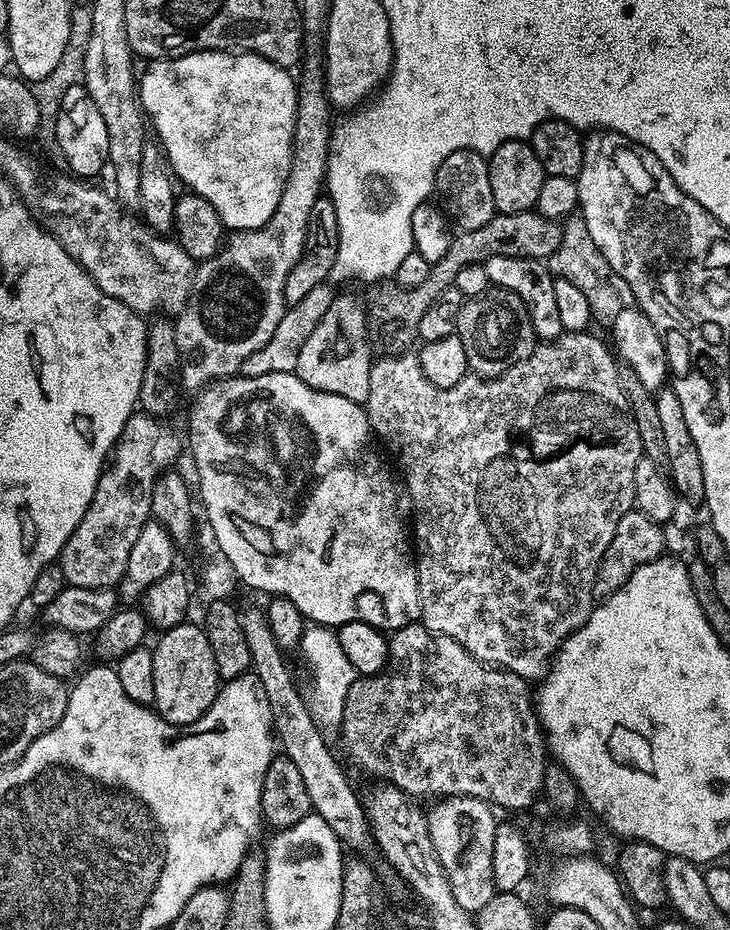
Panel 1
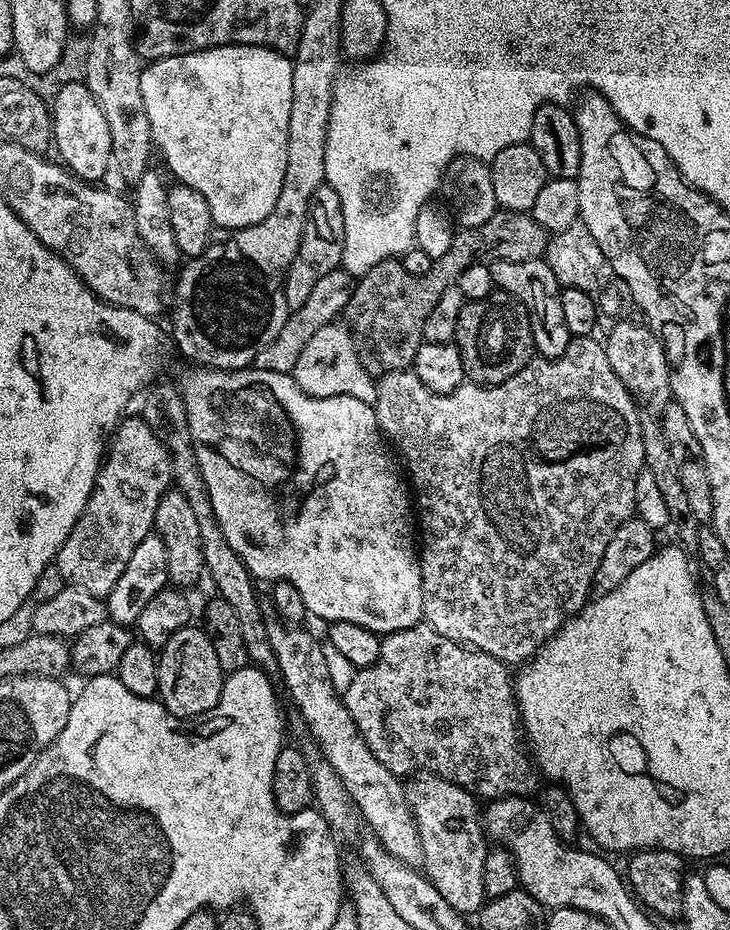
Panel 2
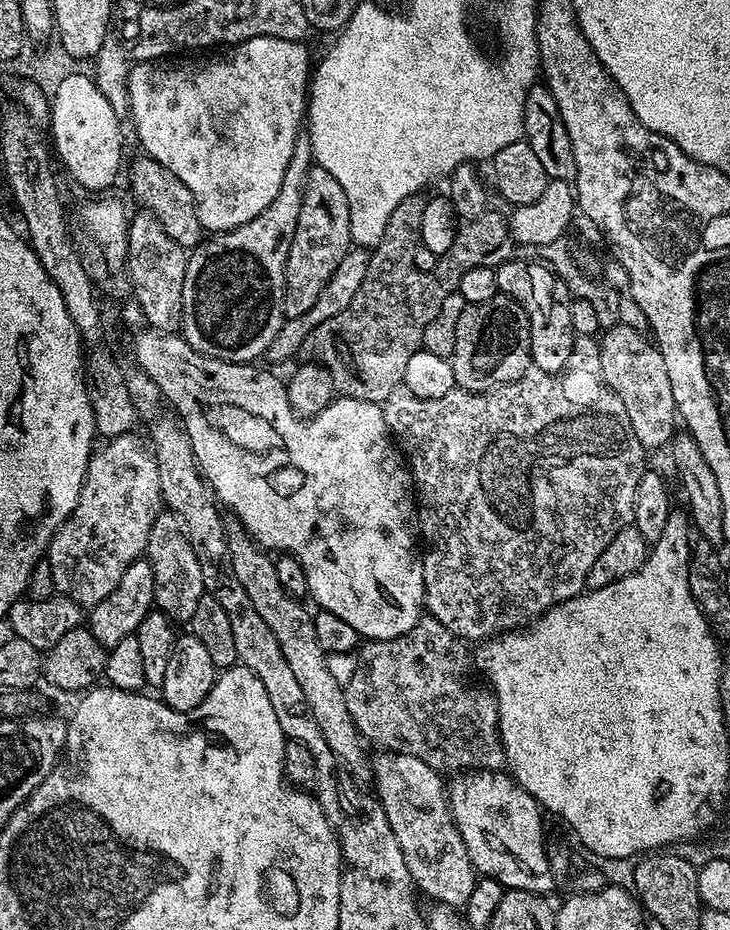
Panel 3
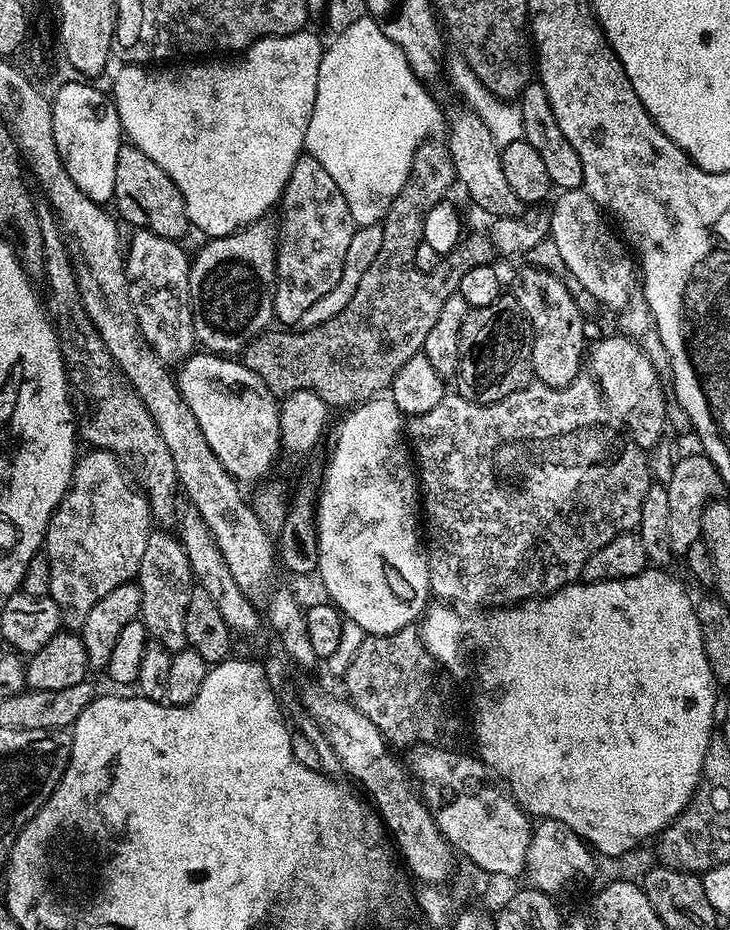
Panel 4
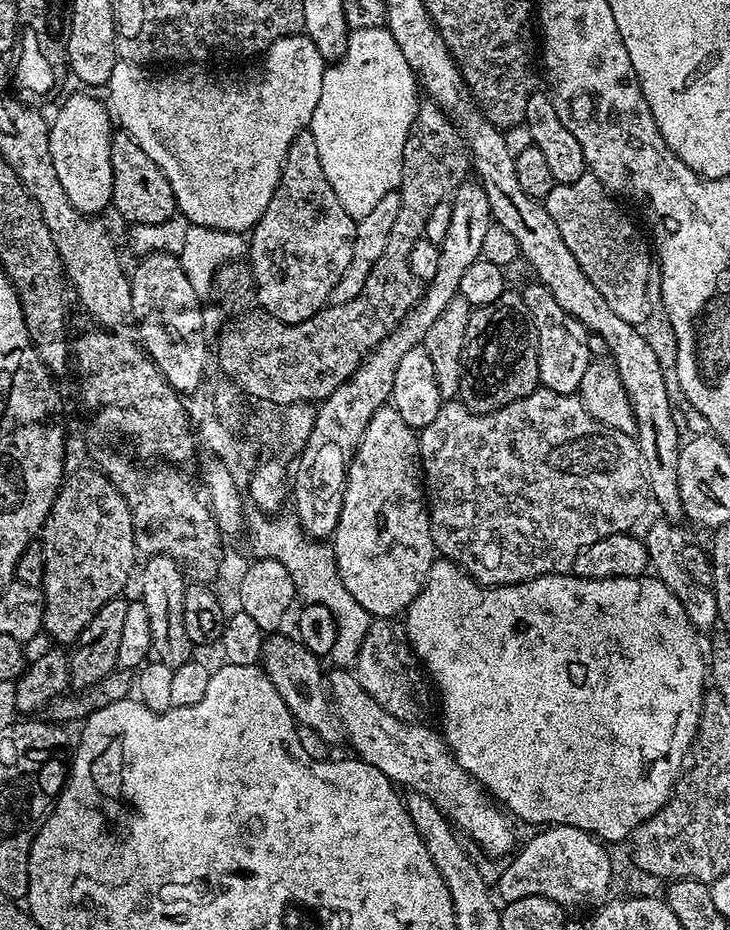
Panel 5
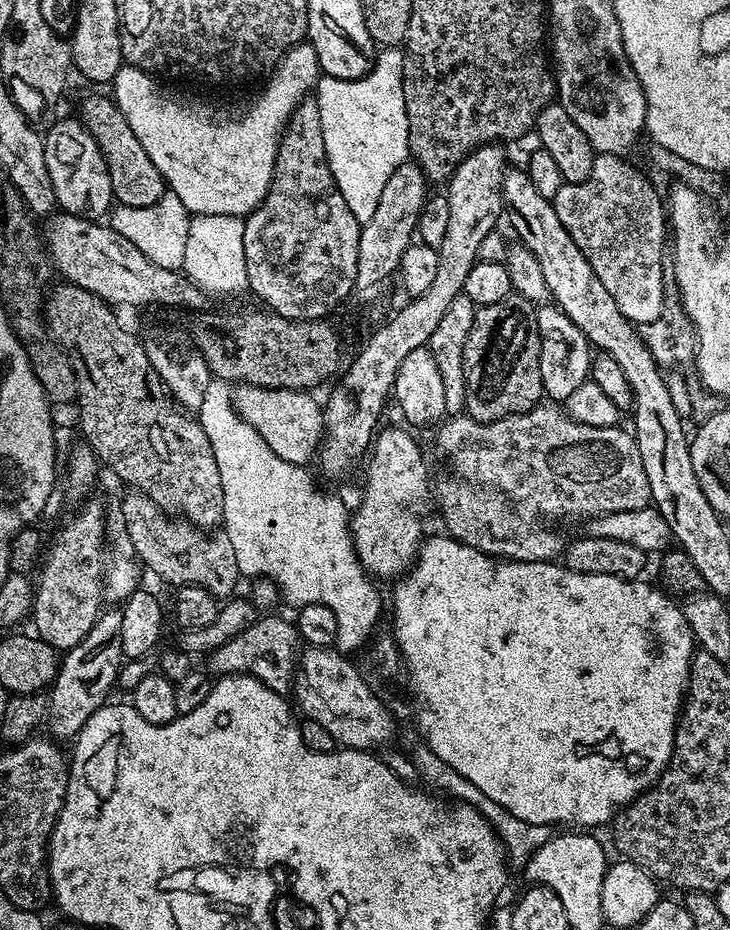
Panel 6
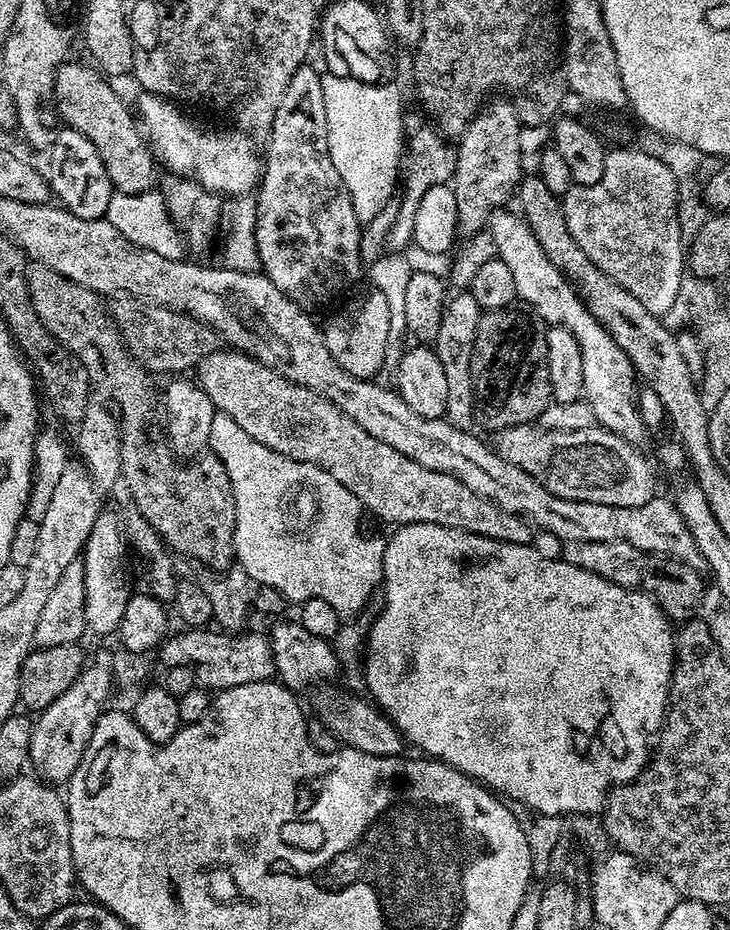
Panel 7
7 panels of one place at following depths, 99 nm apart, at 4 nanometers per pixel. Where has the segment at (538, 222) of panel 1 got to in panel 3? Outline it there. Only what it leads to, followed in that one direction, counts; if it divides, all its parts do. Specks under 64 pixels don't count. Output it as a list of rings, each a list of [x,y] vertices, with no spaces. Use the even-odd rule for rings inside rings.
[[[417,194],[398,202],[380,243],[371,249],[366,278],[358,286],[358,294],[350,298],[350,306],[334,318],[322,322],[306,338],[303,346],[311,359],[328,371],[333,389],[341,397],[369,400],[380,404],[395,388],[401,387],[406,366],[415,352],[421,351],[426,326],[434,322],[442,310],[442,298],[459,289],[462,274],[478,266],[496,269],[513,259],[514,241],[505,213],[487,210],[478,218],[461,223],[456,230],[454,246],[438,257],[432,272],[423,272],[414,266],[414,250],[421,244],[422,210],[428,200]],[[344,344],[352,355],[352,368],[344,368]]]

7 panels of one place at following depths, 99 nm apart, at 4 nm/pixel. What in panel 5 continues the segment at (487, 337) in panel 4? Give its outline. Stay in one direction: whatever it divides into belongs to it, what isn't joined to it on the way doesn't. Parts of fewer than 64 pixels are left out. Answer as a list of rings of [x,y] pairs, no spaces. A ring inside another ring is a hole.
[[[506,290],[498,302],[490,302],[481,308],[473,308],[470,322],[466,326],[464,343],[464,373],[460,383],[459,403],[472,412],[493,412],[518,398],[526,398],[531,392],[541,387],[538,370],[538,346],[536,345],[536,327],[528,314],[528,307],[519,291]]]

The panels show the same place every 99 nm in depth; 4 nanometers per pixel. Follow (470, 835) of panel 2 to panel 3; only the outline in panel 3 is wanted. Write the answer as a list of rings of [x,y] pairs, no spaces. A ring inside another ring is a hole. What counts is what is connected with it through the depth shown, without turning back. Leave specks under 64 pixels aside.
[[[381,751],[379,755],[380,757],[377,760],[375,757],[370,764],[372,780],[374,785],[376,784],[374,795],[390,822],[390,830],[394,830],[394,838],[398,838],[398,846],[402,846],[402,858],[406,858],[406,866],[410,870],[415,887],[423,895],[425,892],[430,898],[429,901],[446,904],[455,910],[463,909],[474,890],[478,873],[472,866],[466,842],[462,842],[462,834],[452,817],[446,784],[445,781],[440,781],[441,773],[422,762],[422,758],[414,758],[410,754]]]

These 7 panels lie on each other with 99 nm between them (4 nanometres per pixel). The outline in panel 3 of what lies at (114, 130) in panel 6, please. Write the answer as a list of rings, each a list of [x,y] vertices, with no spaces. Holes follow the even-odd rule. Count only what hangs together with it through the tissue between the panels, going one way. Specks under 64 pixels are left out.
[[[140,154],[128,172],[128,184],[132,187],[132,196],[137,200],[139,207],[161,223],[162,229],[184,249],[193,250],[205,239],[206,230],[198,218],[198,206],[194,202],[194,194],[186,190],[186,182],[182,178],[170,174],[166,166],[159,164],[153,156]]]

